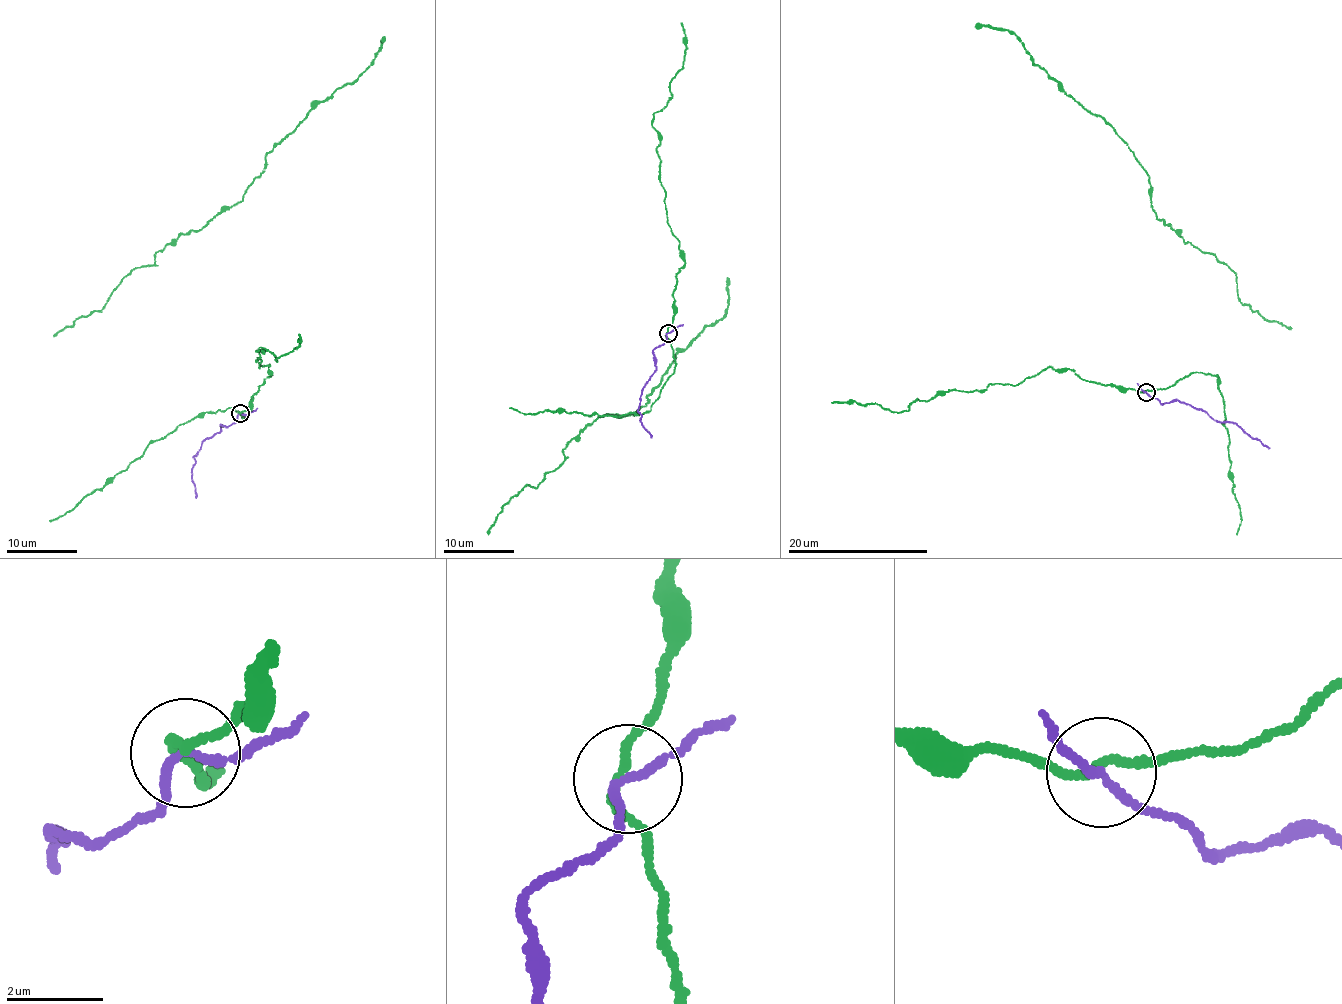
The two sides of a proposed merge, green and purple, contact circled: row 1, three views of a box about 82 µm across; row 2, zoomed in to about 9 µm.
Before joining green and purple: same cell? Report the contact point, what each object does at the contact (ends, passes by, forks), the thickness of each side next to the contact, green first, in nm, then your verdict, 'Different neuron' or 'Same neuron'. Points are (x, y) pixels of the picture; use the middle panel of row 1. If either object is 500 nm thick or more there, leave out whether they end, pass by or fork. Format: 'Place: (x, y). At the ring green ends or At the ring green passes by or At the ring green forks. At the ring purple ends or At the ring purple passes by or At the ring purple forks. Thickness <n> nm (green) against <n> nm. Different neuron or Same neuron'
Place: (668, 333). At the ring green passes by. At the ring purple passes by. Thickness 170 nm (green) against 160 nm. Different neuron

